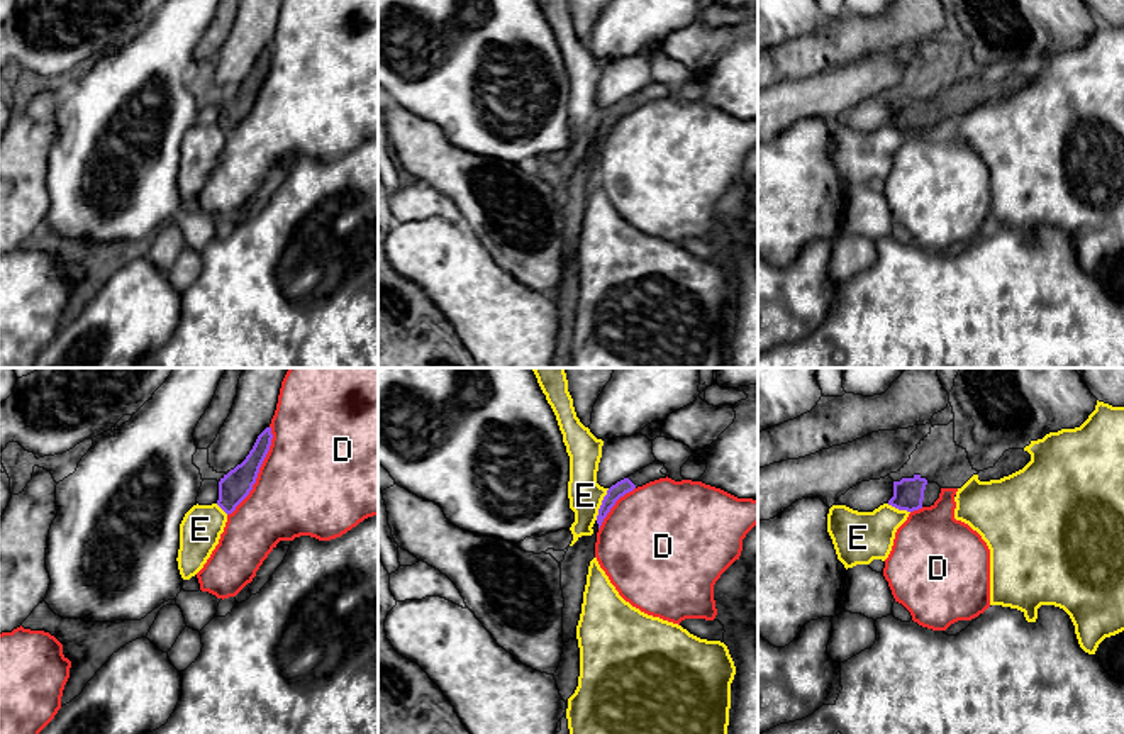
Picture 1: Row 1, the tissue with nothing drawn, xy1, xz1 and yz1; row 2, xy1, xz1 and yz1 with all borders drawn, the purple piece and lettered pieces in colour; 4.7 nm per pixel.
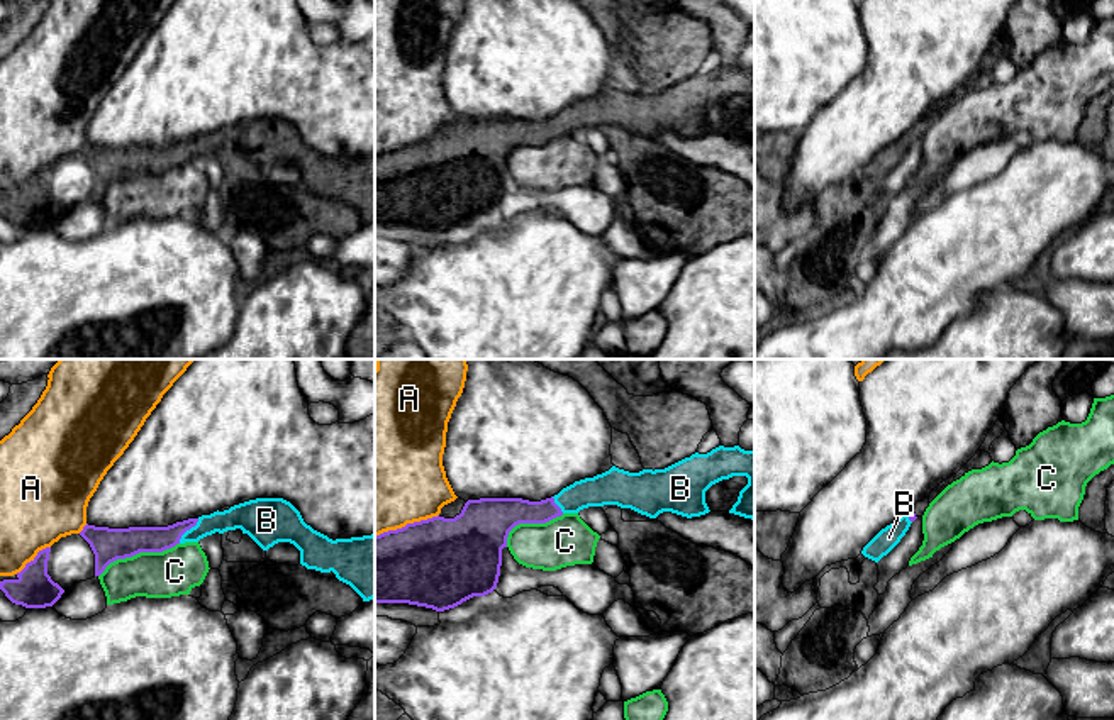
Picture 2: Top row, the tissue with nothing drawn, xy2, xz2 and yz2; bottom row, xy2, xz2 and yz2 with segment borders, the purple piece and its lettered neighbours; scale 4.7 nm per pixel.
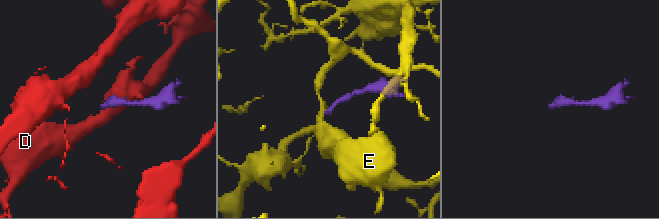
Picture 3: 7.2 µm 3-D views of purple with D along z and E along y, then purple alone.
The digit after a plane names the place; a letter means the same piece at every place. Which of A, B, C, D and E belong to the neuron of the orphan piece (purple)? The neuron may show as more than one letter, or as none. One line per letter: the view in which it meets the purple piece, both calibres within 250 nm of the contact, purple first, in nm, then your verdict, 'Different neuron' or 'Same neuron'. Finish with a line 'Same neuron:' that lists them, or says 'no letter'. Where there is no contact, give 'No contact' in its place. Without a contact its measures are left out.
A: Touches purple in xz2. Thickness 440 nm (purple) against 500 nm. Different neuron
B: Touches purple in xy2. Thickness 130 nm (purple) against 110 nm. Same neuron
C: Touches purple in xy2. Thickness 160 nm (purple) against 220 nm. Different neuron
D: Touches purple in xy1. Thickness 150 nm (purple) against 480 nm. Different neuron
E: Touches purple in xz1. Thickness 70 nm (purple) against 160 nm. Different neuron
Same neuron: B

